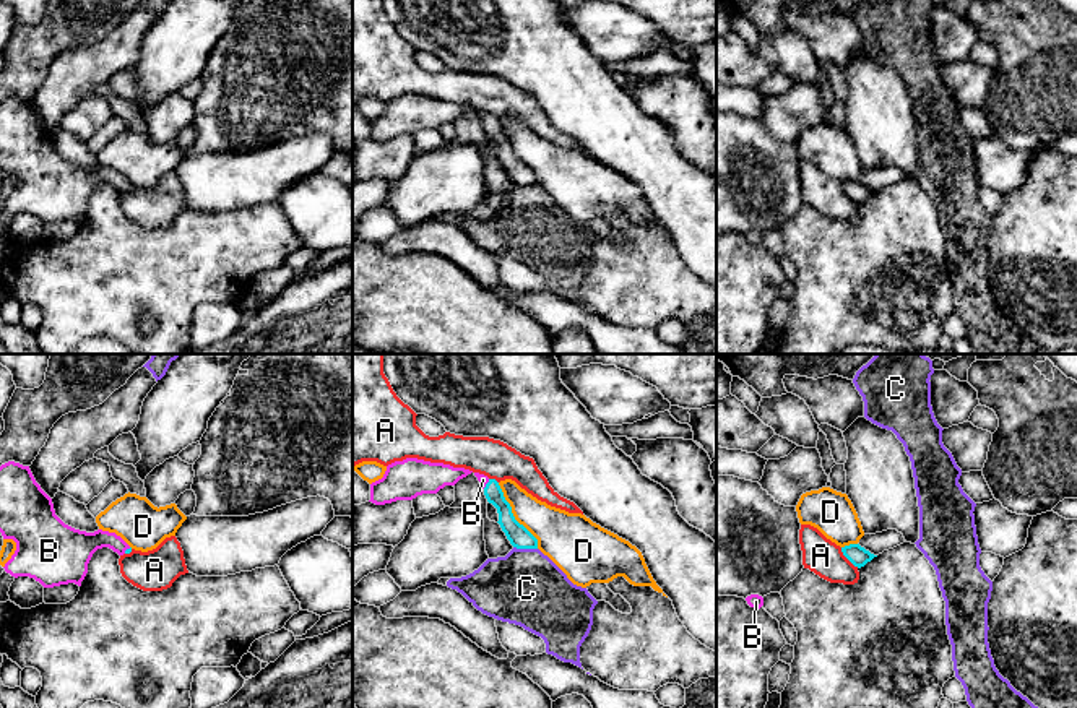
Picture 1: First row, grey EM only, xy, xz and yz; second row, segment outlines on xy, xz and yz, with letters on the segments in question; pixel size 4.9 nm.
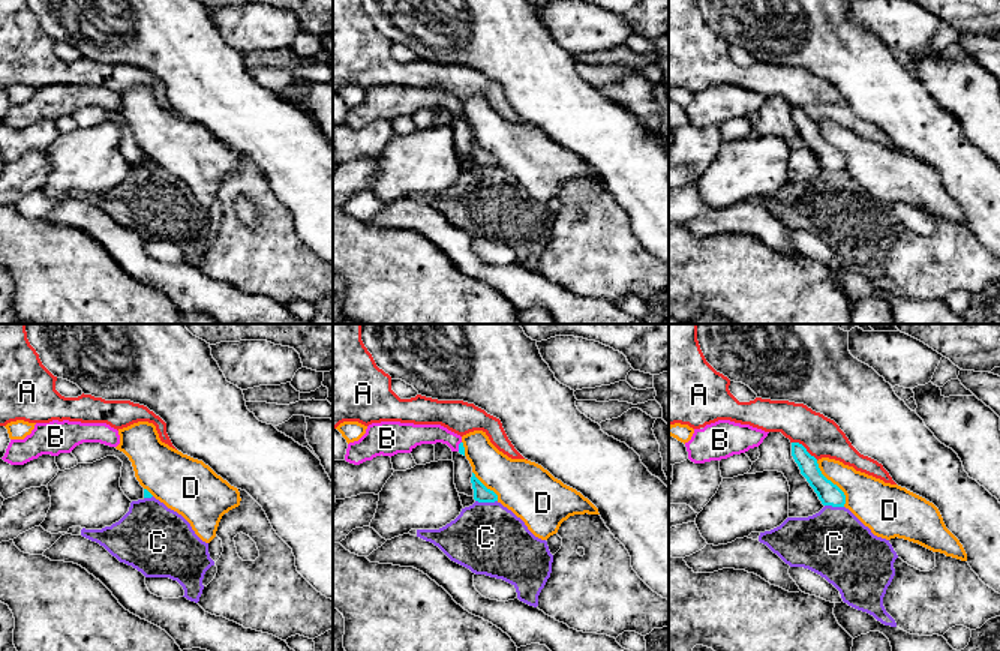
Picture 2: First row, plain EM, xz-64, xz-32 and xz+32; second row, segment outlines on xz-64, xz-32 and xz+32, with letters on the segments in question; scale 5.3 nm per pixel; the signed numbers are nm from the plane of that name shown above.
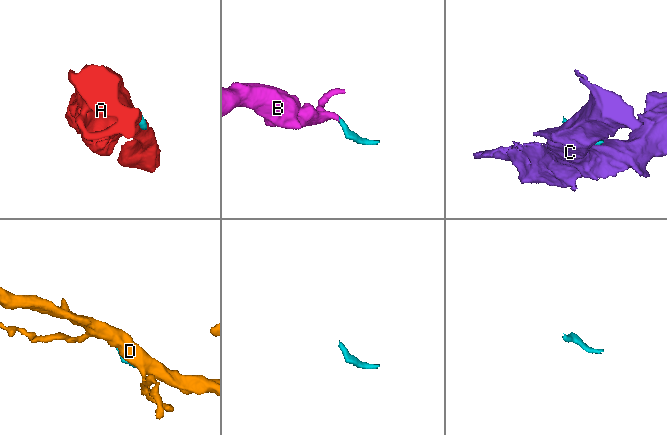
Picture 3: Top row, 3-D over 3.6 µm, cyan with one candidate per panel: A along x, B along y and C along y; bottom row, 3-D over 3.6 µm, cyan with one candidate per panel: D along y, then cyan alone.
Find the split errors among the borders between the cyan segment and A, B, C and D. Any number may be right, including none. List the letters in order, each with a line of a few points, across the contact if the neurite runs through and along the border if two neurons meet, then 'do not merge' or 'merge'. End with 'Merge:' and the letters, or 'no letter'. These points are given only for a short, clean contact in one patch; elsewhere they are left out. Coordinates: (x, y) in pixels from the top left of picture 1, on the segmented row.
A: do not merge
B: xz (510, 526), (504, 507), (486, 484), (483, 479) | merge
C: do not merge
D: do not merge
Merge: B

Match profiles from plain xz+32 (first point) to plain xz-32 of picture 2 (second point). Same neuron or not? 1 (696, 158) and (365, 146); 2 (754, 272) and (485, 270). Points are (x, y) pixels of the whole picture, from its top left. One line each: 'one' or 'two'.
1: one
2: two

